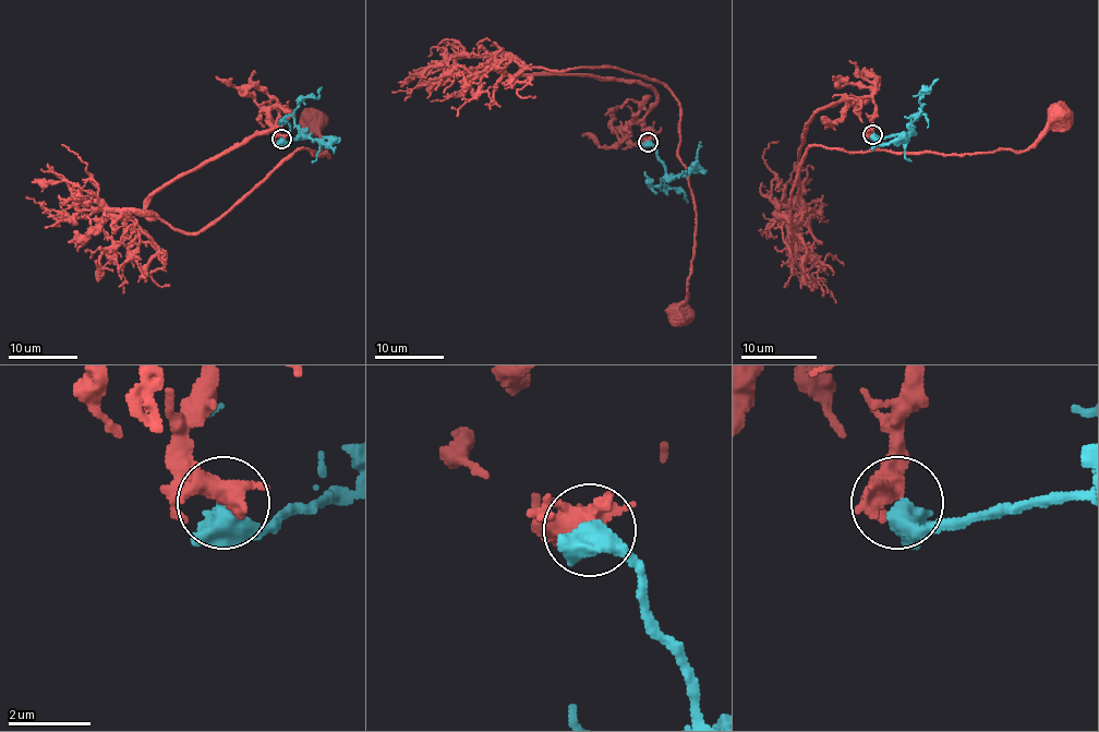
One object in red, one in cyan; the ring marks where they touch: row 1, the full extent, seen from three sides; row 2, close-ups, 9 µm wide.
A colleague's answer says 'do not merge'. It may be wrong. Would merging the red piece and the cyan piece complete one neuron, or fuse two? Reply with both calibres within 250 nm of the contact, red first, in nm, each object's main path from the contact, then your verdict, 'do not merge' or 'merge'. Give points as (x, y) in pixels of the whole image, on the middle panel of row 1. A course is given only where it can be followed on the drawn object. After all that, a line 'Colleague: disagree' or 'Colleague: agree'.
600/460 nm | red via (648, 143), (649, 87), (511, 79), (526, 66), (619, 68), (672, 94), (696, 214), (686, 302), (672, 316) | cyan via (648, 143), (654, 147), (665, 174), (660, 186), (678, 188), (687, 202) | do not merge
Colleague: agree

